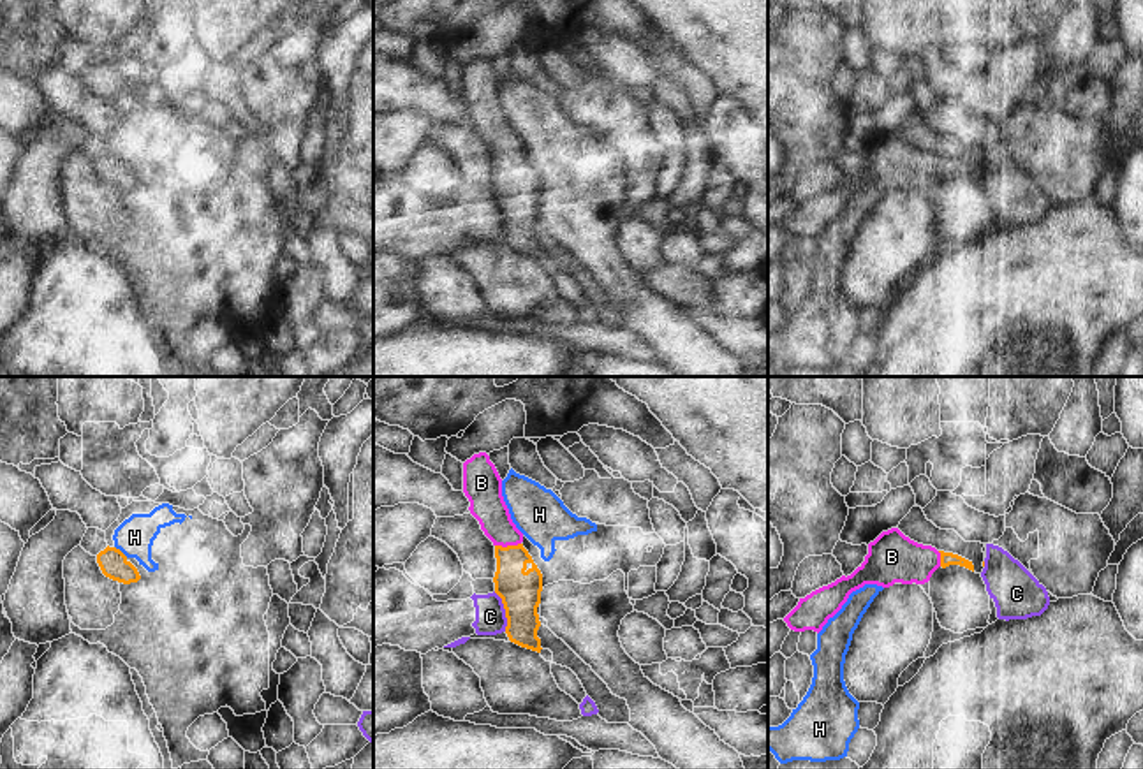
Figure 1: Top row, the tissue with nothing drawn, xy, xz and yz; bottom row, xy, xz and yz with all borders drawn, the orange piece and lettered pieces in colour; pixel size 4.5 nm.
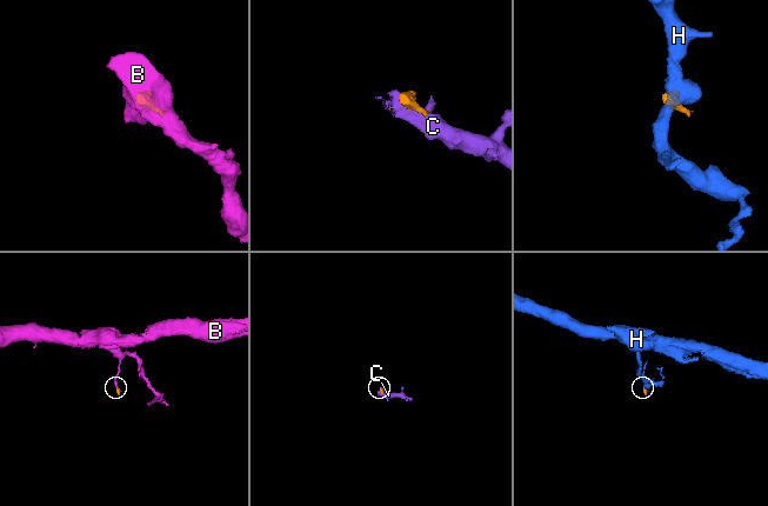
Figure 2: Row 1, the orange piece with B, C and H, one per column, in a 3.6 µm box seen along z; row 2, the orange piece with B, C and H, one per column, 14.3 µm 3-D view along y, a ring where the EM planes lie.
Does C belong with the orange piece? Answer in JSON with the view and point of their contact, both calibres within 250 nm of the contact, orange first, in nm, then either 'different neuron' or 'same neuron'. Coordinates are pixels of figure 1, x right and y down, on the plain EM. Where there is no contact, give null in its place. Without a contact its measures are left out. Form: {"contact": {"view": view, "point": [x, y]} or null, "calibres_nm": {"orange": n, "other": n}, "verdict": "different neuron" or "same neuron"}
{"contact": {"view": "xz", "point": [506, 217]}, "calibres_nm": {"orange": 190, "other": 140}, "verdict": "different neuron"}

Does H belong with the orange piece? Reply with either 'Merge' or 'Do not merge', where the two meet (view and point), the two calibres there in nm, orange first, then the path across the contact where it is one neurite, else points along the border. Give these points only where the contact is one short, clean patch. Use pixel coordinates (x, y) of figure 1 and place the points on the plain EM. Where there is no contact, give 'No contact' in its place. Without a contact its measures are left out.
Do not merge. Touches orange at xy (120, 157). Thickness 130 nm (orange) against 180 nm. Boundary: xy (115, 152), (127, 162)

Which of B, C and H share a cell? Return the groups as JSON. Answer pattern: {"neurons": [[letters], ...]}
{"neurons": [["B"], ["C"], ["H"]]}

